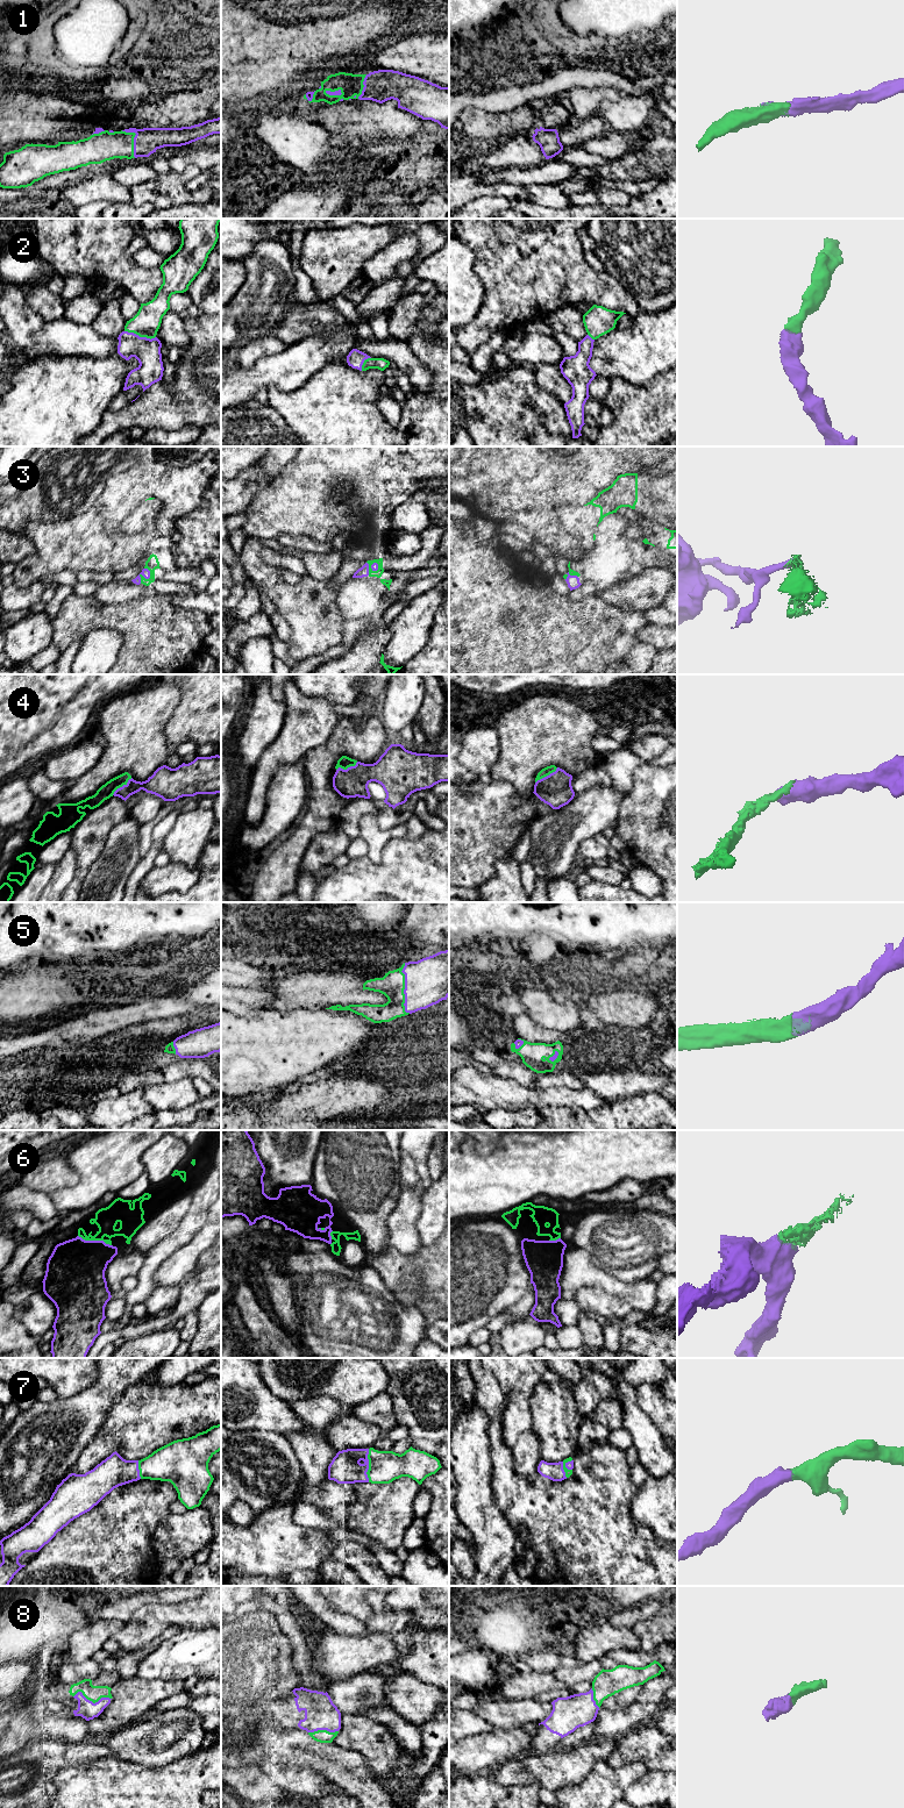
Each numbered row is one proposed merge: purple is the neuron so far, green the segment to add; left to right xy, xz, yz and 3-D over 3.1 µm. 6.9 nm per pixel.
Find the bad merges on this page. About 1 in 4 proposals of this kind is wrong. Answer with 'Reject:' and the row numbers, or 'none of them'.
Reject: 3

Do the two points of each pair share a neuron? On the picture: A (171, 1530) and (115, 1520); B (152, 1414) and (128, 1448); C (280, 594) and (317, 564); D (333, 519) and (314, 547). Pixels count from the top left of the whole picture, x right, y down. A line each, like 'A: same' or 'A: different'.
A: different
B: same
C: different
D: different

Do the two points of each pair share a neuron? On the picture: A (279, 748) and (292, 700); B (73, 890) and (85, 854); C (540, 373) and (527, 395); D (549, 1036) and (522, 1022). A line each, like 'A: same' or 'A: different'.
A: same
B: same
C: different
D: same

